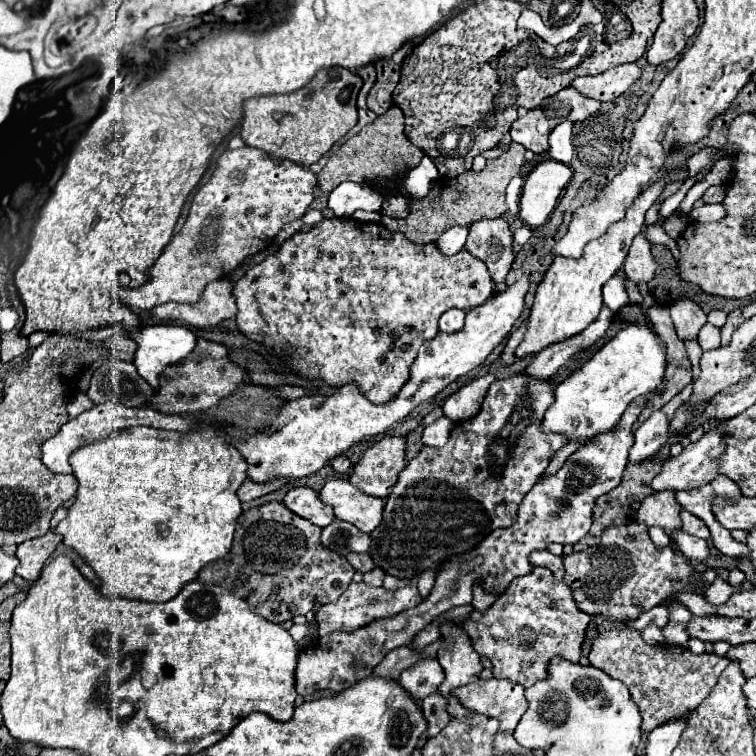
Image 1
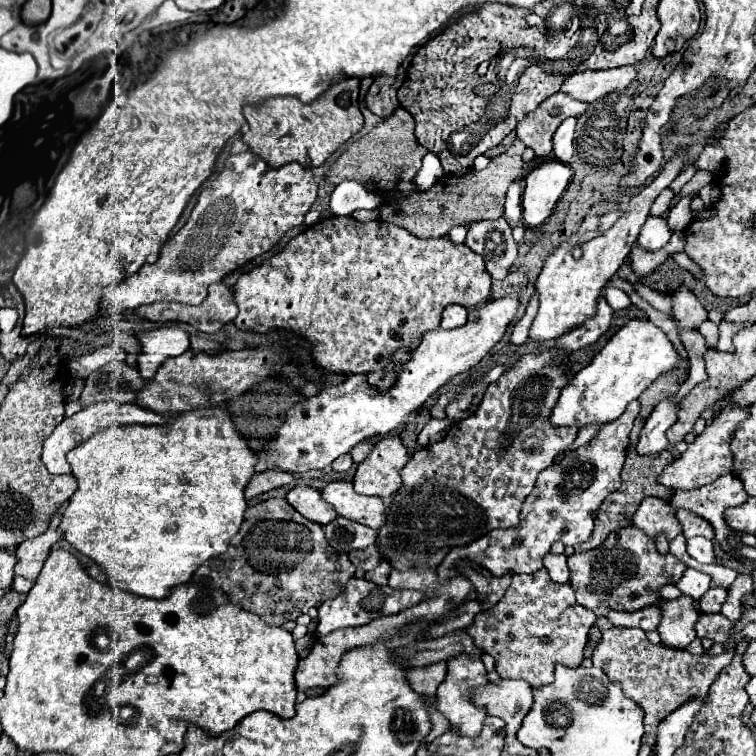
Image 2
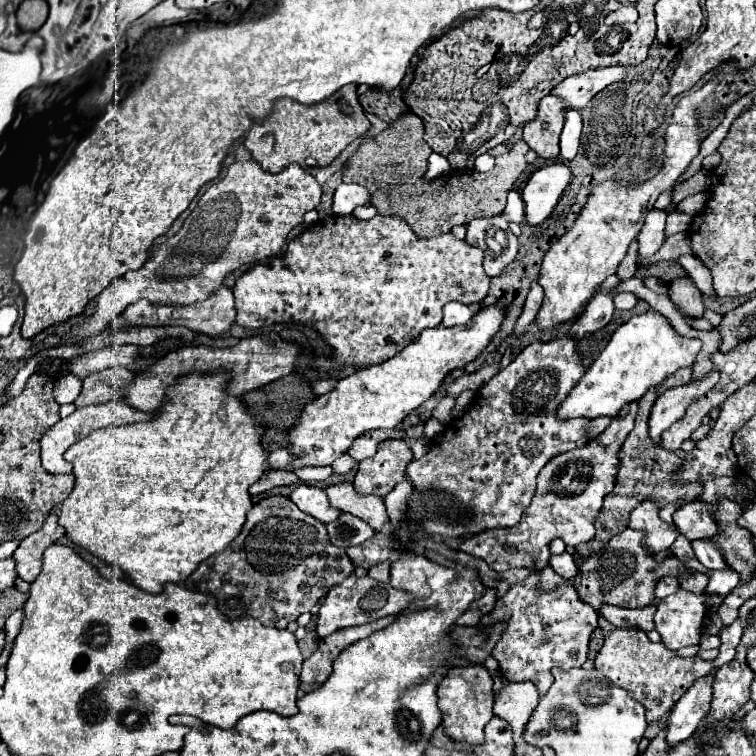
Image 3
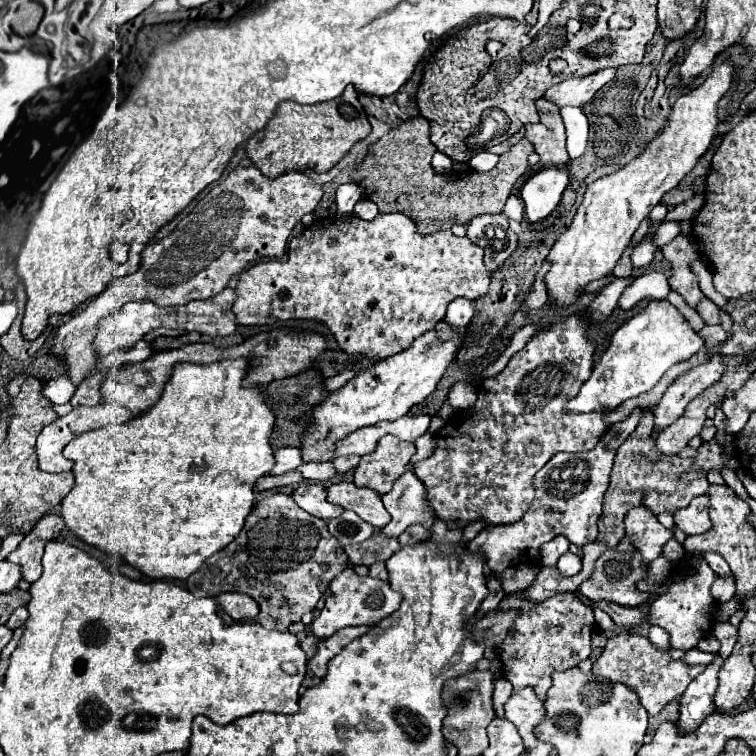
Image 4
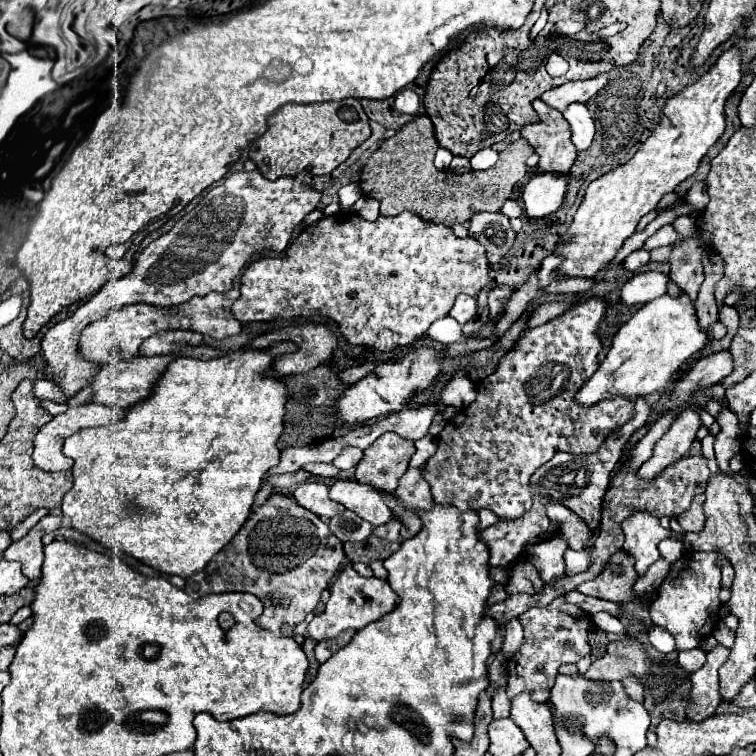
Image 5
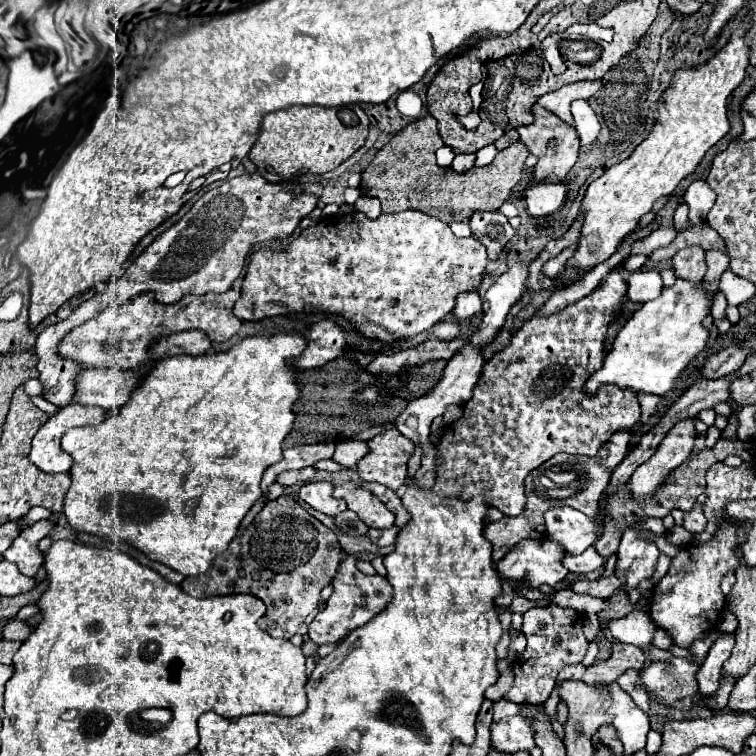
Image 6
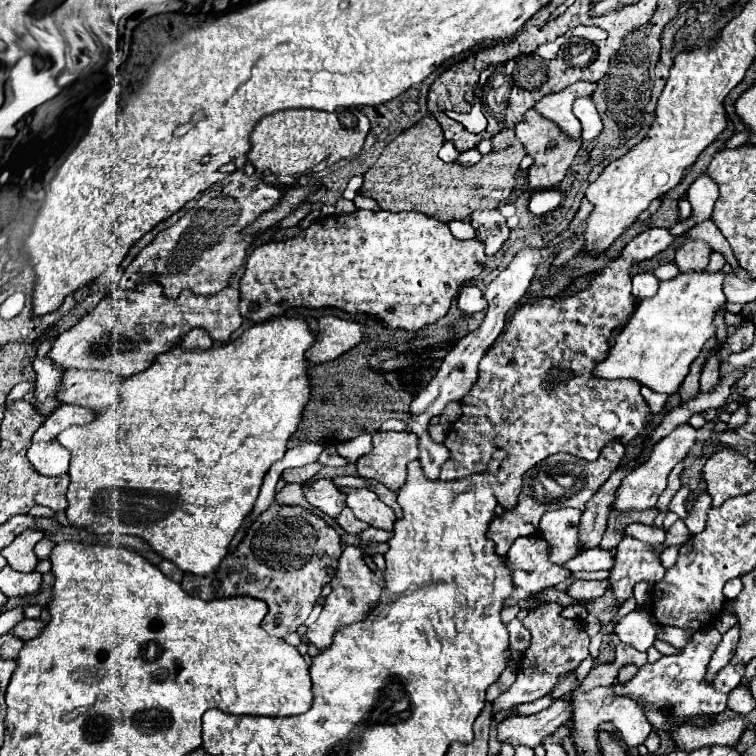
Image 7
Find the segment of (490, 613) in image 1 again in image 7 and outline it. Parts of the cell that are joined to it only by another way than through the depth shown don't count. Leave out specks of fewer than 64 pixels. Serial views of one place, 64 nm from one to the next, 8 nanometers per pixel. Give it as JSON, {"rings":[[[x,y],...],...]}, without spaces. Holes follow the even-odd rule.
{"rings":[[[542,604],[530,610],[524,618],[524,628],[530,632],[530,648],[524,652],[524,658],[520,660],[516,682],[494,702],[494,712],[510,708],[514,706],[514,702],[534,702],[550,694],[554,684],[558,682],[558,676],[568,670],[574,670],[588,656],[590,638],[582,622],[562,618],[562,606],[558,604]]]}

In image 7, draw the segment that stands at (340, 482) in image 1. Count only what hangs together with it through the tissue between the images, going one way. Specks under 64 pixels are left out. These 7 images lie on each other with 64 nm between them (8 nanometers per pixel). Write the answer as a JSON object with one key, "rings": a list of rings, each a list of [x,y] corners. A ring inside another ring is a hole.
{"rings":[[[342,488],[346,494],[346,504],[352,508],[354,516],[368,526],[392,530],[396,516],[394,510],[388,508],[372,490],[366,488]]]}

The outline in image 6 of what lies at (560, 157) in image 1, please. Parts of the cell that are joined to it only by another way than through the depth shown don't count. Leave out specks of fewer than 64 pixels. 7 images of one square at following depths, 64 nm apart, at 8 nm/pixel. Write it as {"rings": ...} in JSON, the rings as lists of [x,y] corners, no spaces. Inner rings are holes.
{"rings":[[[576,100],[576,102],[572,102],[570,112],[574,118],[574,128],[578,132],[580,144],[582,146],[592,144],[596,140],[596,136],[600,134],[600,122],[598,122],[594,110],[588,106],[586,100]]]}

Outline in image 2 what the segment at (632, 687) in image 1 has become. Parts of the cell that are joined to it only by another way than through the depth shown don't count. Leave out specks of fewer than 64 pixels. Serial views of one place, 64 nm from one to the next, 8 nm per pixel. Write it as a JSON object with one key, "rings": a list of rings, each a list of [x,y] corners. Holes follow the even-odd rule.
{"rings":[[[610,628],[602,634],[602,640],[592,654],[592,662],[596,668],[604,670],[608,678],[620,682],[624,694],[628,694],[644,710],[644,724],[656,726],[688,700],[706,698],[716,674],[732,662],[736,644],[728,642],[726,646],[728,650],[722,656],[694,656],[688,650],[672,650],[662,644],[650,644],[640,628]]]}

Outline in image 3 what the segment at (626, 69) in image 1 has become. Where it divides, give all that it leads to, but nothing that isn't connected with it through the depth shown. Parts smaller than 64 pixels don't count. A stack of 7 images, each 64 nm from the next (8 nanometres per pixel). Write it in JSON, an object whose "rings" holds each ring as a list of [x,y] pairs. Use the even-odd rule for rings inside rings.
{"rings":[[[612,66],[612,68],[596,68],[588,70],[576,76],[570,76],[562,80],[556,90],[552,90],[554,96],[562,96],[566,102],[570,102],[574,108],[584,108],[592,96],[596,96],[600,90],[604,90],[608,84],[622,82],[626,78],[624,66]]]}

